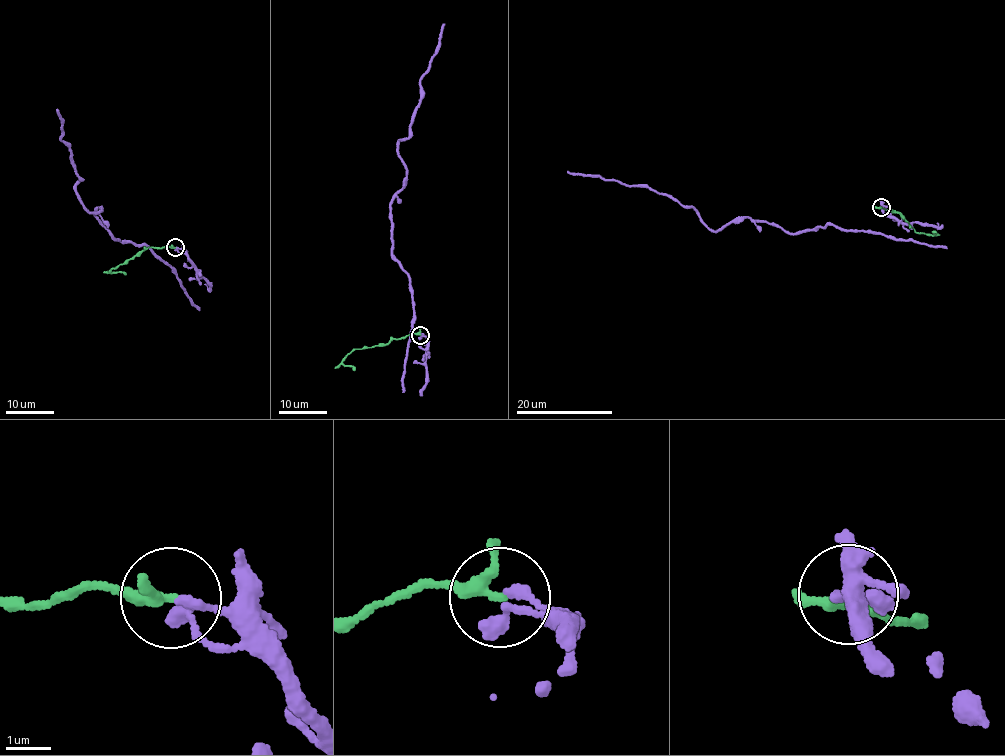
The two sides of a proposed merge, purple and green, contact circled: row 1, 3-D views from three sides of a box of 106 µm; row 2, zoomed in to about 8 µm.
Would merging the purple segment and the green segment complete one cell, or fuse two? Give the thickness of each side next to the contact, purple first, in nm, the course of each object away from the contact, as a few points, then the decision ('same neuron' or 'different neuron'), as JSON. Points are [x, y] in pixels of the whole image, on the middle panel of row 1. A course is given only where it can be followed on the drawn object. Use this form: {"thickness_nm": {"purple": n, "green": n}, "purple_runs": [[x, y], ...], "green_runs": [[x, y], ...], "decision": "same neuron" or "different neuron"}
{"thickness_nm": {"purple": 120, "green": 240}, "purple_runs": [[420, 333], [422, 363], [407, 358], [413, 303], [392, 254], [389, 217], [407, 172], [400, 141], [445, 24]], "green_runs": [[421, 335], [409, 334], [373, 347], [355, 349], [342, 362], [355, 370]], "decision": "different neuron"}

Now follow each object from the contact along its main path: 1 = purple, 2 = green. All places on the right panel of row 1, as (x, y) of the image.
1: (880, 207), (911, 238), (827, 224), (789, 234), (742, 217), (710, 230), (645, 186), (567, 171)
2: (881, 206), (894, 211), (915, 231), (932, 235), (936, 232)

